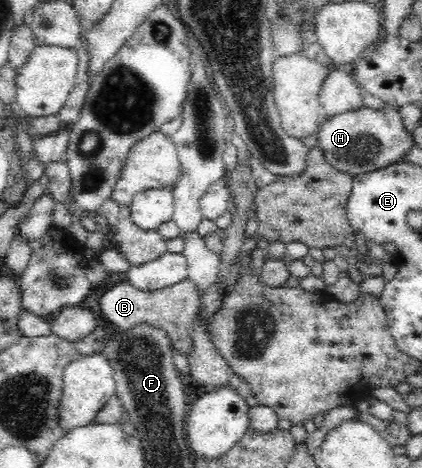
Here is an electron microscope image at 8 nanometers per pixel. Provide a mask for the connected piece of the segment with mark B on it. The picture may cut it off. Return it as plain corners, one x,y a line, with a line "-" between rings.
186,278
173,286
143,292
129,283
118,284
106,292
100,300
100,314
114,329
152,327
162,331
174,347
186,354
189,345
190,319
198,310
199,285

